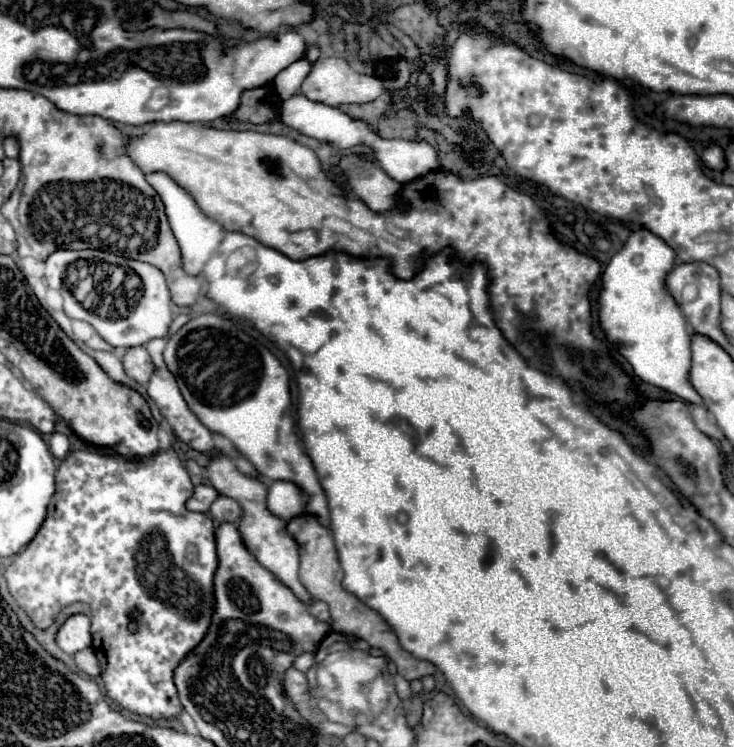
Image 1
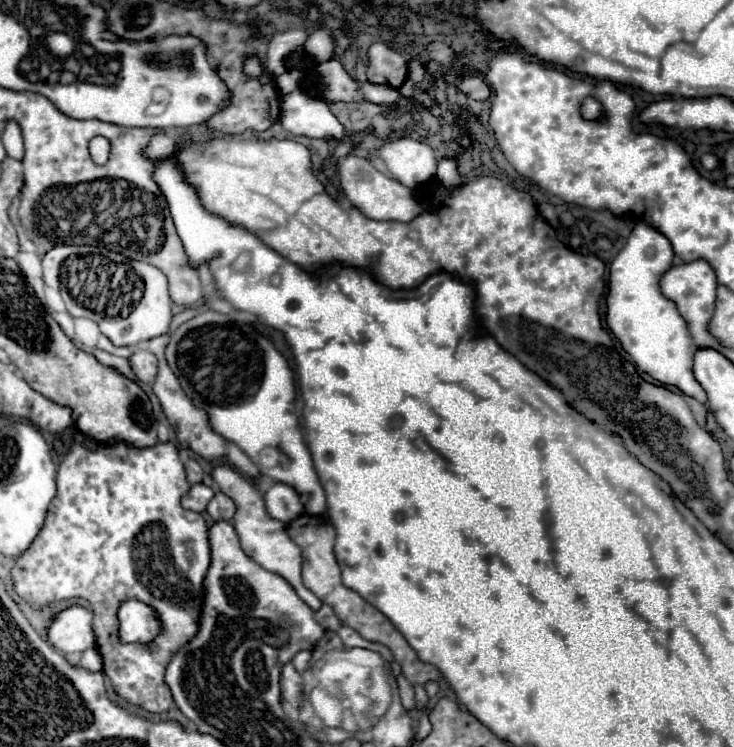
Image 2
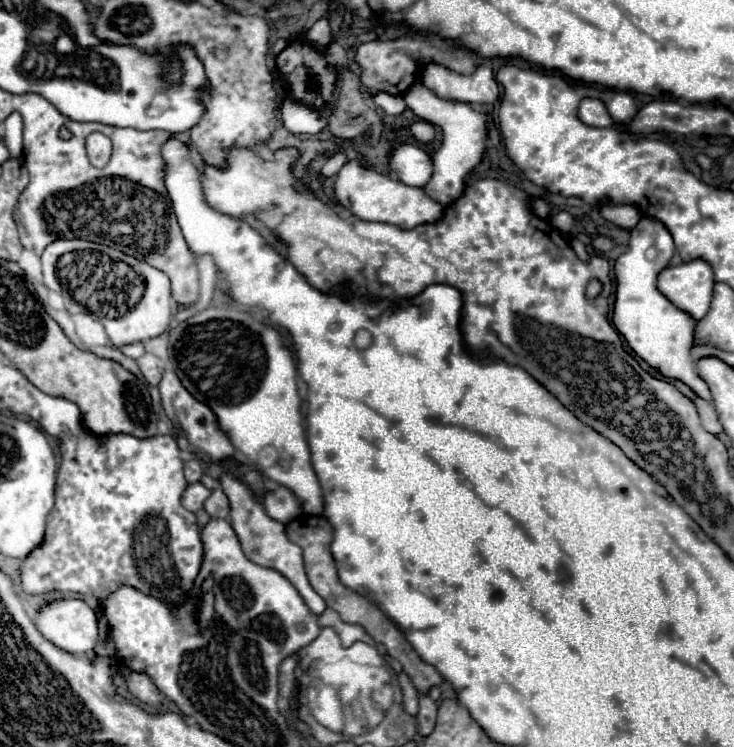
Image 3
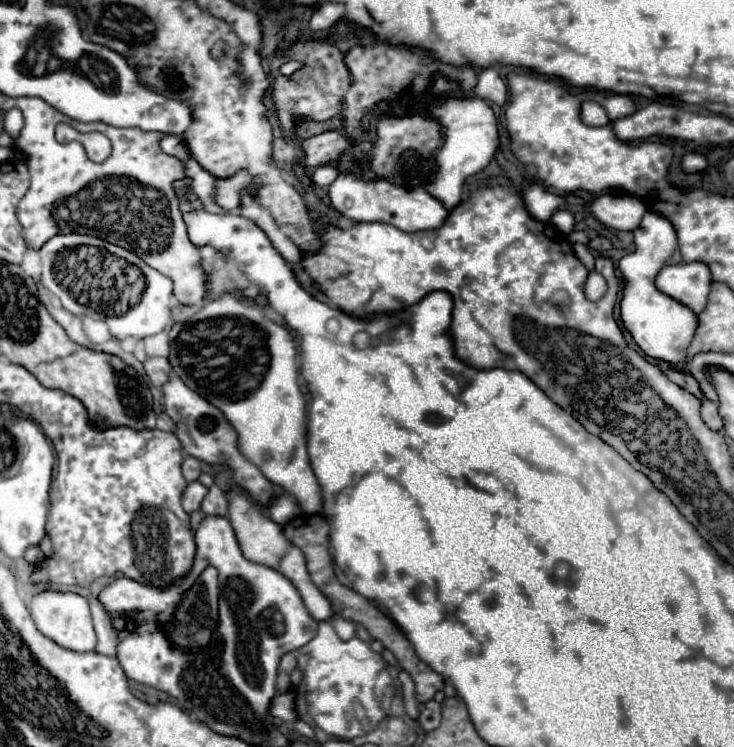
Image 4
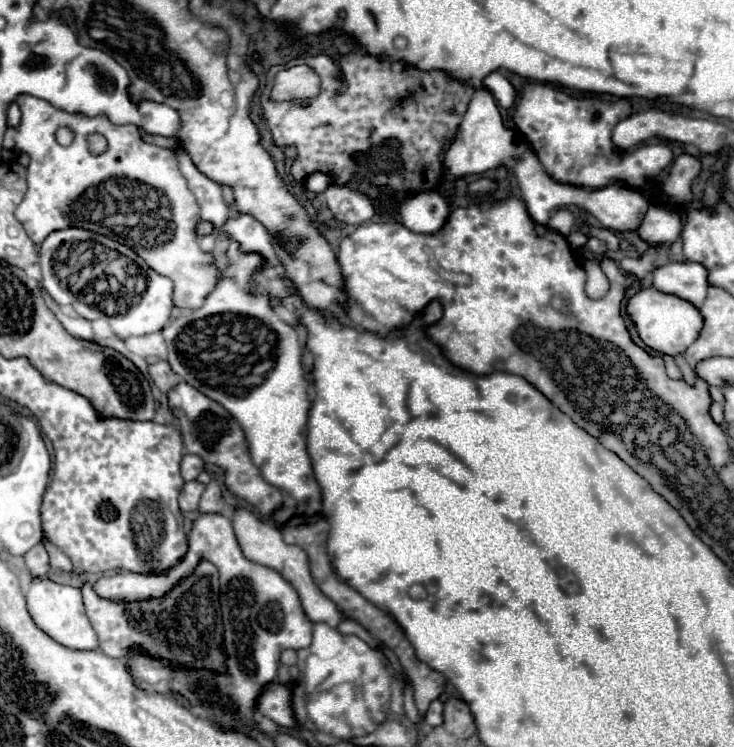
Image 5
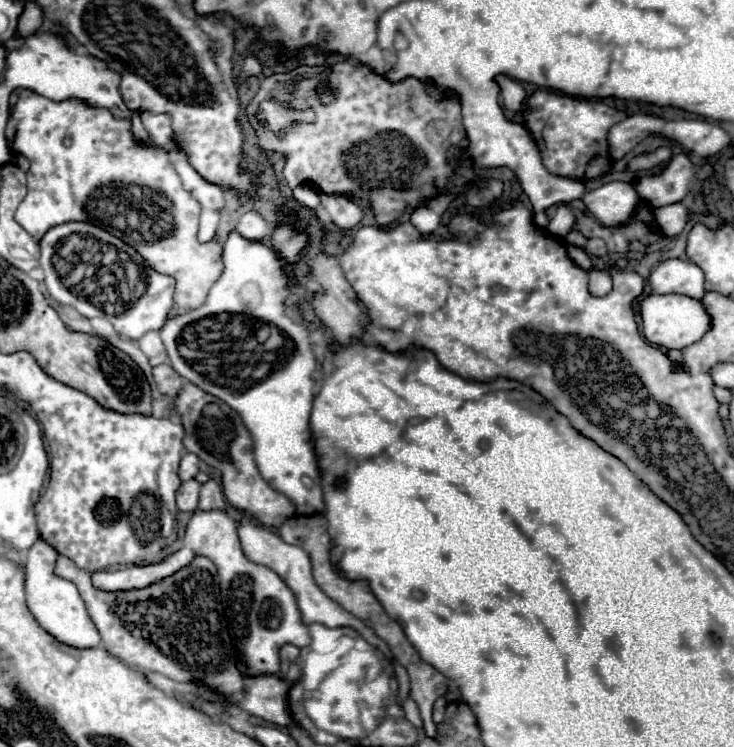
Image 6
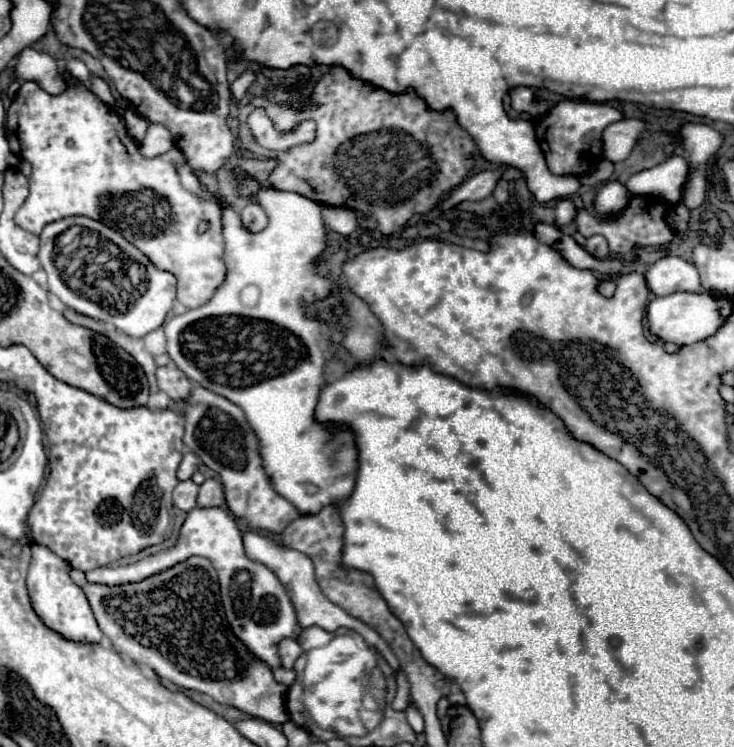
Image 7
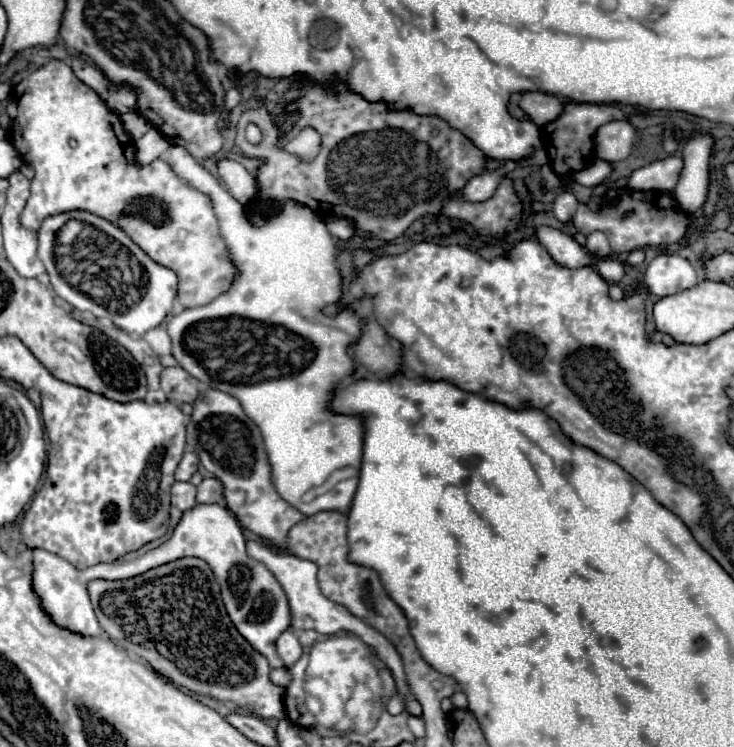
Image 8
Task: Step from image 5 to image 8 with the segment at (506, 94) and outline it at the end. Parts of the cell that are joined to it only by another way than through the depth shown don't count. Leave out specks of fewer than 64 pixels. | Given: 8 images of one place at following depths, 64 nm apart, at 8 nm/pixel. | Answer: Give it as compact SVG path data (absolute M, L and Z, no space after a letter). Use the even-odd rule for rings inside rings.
M524 92L518 106L538 124L548 124L550 120L554 120L562 108L564 102L560 102L556 96L550 94L542 94L542 92Z

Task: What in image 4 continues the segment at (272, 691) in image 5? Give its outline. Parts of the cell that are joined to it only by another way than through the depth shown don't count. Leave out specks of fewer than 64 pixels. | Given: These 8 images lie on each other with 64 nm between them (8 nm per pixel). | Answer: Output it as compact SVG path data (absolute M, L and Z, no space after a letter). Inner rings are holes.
M286 692L286 694L278 694L272 700L272 708L270 708L272 716L284 720L284 722L294 722L296 716L296 708L294 708L294 694Z

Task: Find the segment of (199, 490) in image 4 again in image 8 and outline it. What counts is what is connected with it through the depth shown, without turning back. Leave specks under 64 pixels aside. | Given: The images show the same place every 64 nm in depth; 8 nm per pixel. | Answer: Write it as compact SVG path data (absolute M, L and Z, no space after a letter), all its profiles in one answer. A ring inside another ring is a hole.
M176 482L172 486L172 506L184 510L190 510L196 506L196 486L190 482Z

